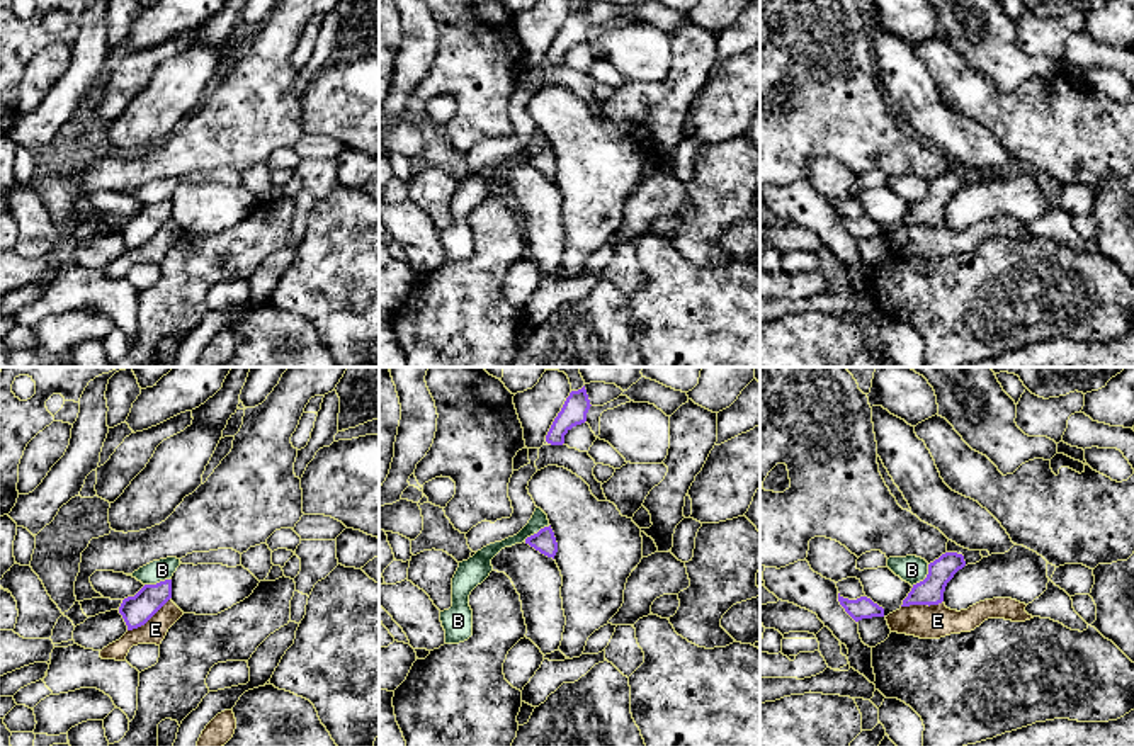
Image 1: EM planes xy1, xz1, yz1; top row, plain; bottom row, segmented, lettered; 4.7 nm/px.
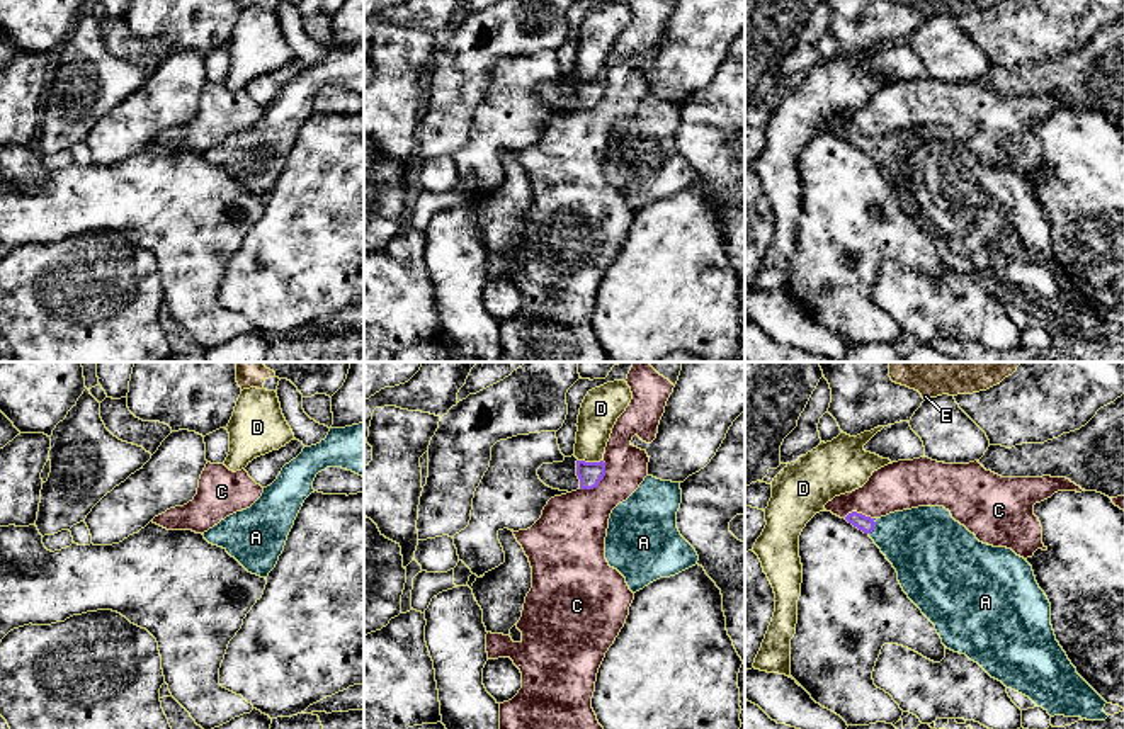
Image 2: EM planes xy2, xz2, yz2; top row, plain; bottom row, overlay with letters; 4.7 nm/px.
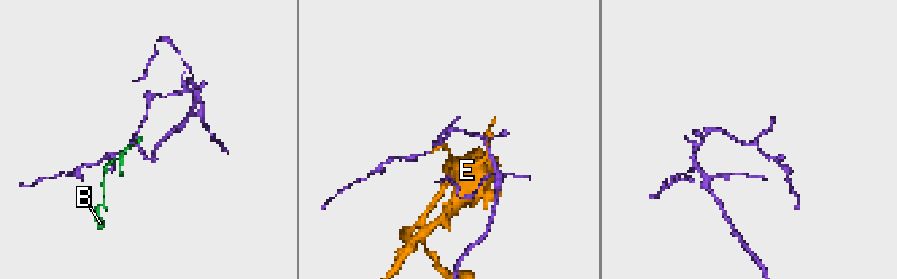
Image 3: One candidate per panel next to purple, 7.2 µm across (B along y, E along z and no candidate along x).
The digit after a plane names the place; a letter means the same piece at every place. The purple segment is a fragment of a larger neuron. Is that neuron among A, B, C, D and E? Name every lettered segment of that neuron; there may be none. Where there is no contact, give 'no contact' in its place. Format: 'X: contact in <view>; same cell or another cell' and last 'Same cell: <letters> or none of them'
A: contact in yz2; same cell
B: contact in xy1; another cell
C: contact in xz2; another cell
D: contact in xz2; another cell
E: contact in xy1; another cell
Same cell: A

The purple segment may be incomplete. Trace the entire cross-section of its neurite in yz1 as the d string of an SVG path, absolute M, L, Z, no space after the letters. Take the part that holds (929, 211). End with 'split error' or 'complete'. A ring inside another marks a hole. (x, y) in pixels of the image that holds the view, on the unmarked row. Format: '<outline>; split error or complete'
M945 172L928 184L928 194L923 201L913 204L901 226L938 224L944 221L944 211L954 194L966 185L964 175Z; complete

